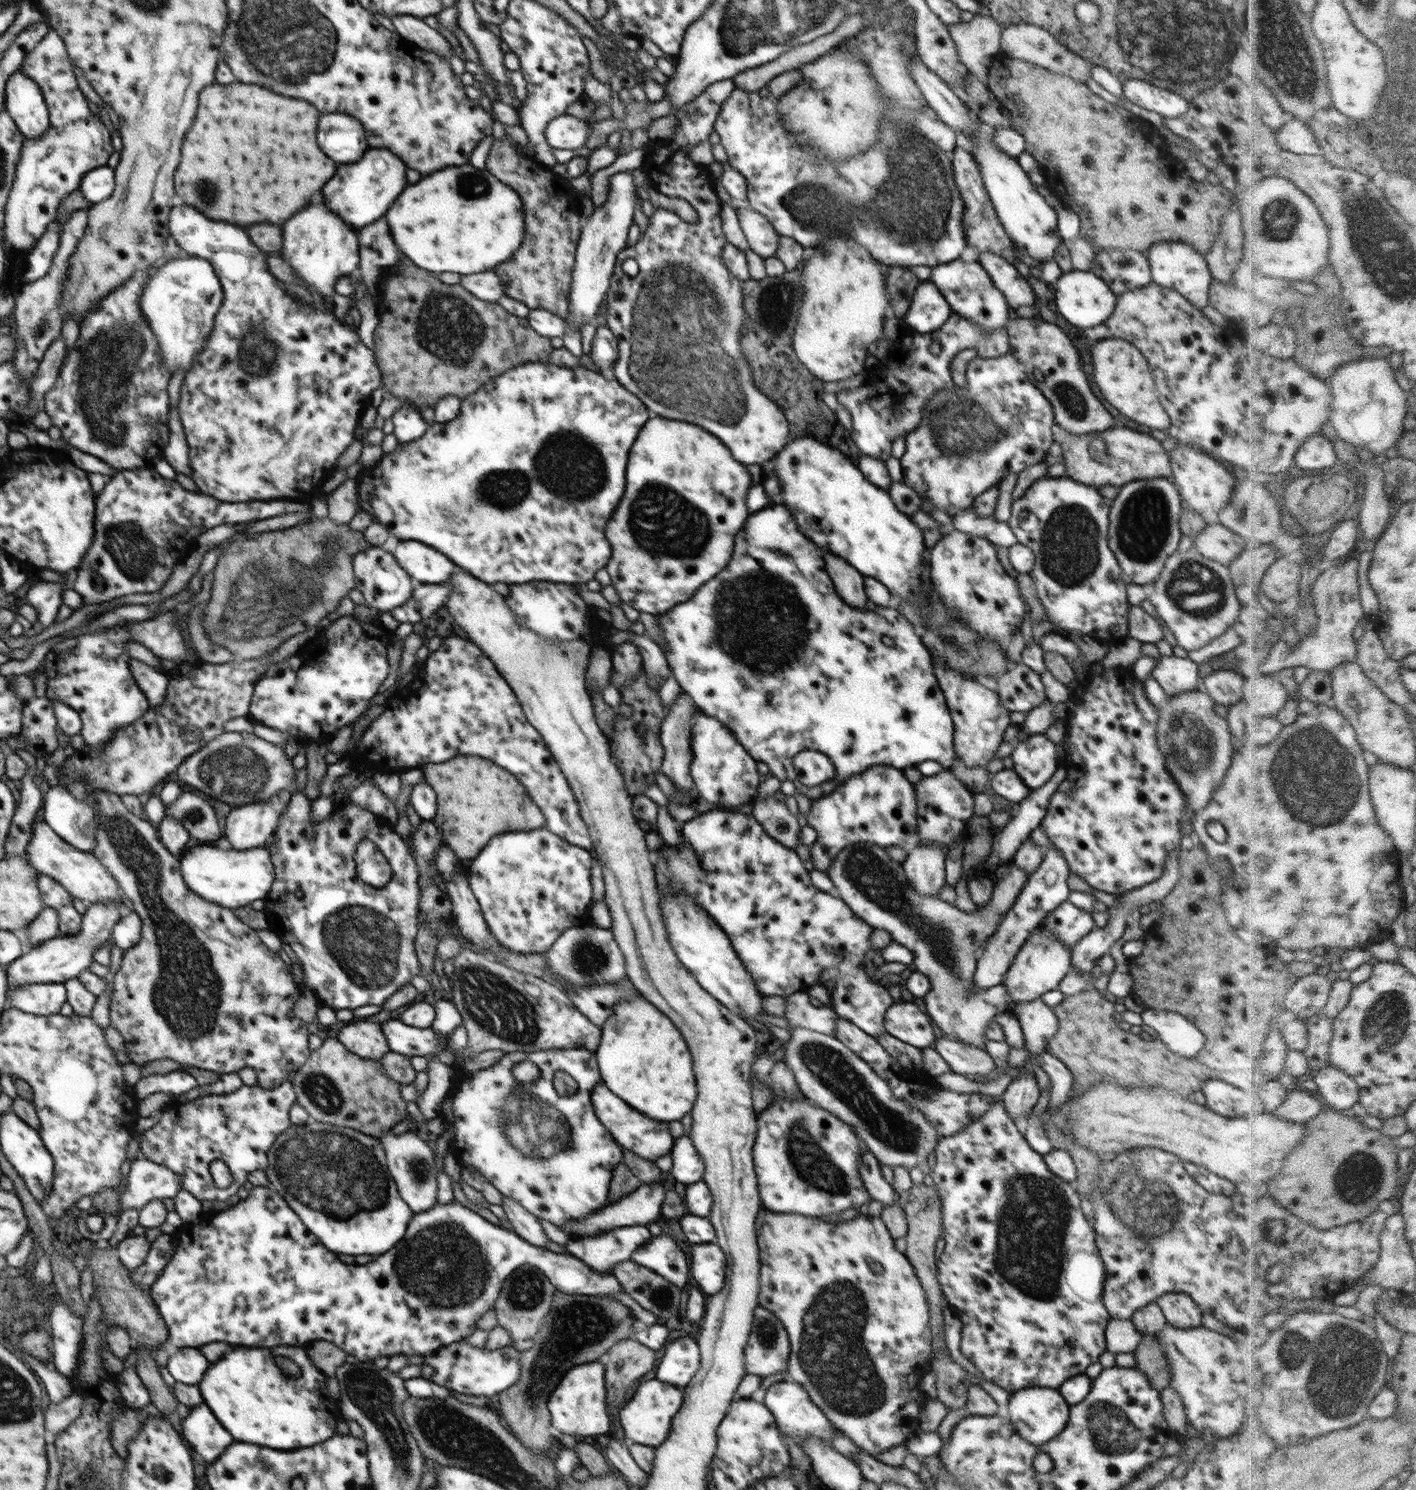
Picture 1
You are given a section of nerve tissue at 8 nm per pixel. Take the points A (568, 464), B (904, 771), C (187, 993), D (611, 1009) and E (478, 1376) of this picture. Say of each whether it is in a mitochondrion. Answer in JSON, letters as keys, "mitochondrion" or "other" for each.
{"A":"mitochondrion","B":"other","C":"mitochondrion","D":"other","E":"other"}

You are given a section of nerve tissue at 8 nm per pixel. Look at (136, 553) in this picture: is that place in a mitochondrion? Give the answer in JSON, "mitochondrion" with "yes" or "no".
{"mitochondrion":"yes"}

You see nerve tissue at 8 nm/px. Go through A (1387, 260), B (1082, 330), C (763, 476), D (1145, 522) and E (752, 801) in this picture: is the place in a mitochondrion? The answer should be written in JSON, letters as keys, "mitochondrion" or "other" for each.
{"A":"mitochondrion","B":"other","C":"other","D":"mitochondrion","E":"other"}

